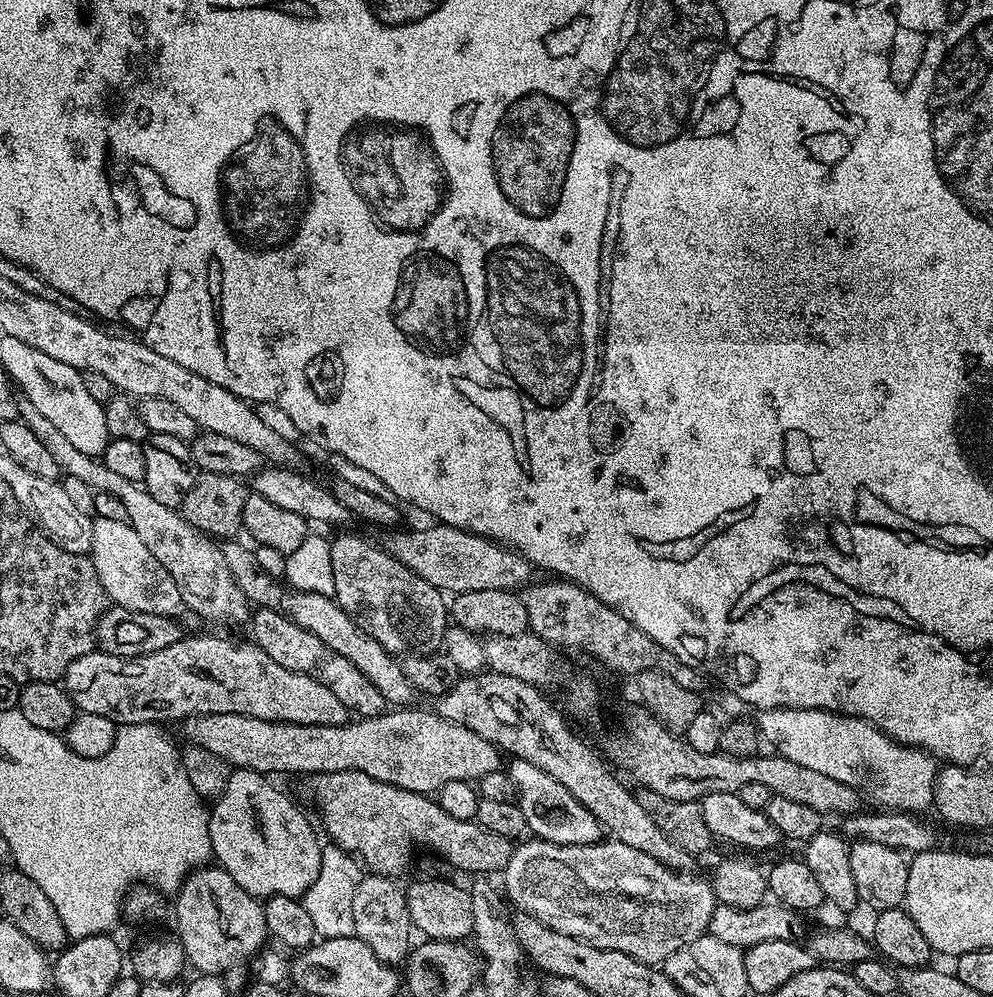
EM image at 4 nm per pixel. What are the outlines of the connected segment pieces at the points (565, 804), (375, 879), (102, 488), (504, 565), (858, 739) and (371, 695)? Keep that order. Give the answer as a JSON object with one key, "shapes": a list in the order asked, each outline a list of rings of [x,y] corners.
{"shapes":[[[[509,759],[506,771],[510,782],[516,788],[515,803],[519,804],[522,814],[528,823],[527,831],[535,839],[554,842],[562,846],[586,846],[587,844],[598,844],[602,840],[602,829],[598,818],[558,782],[558,778],[550,778],[546,770],[538,770],[534,762],[525,760]]],[[[365,875],[356,885],[351,926],[351,931],[359,940],[366,942],[366,946],[370,946],[370,950],[374,950],[382,962],[393,966],[399,965],[407,957],[410,951],[408,939],[414,936],[412,919],[404,897],[405,889],[399,888],[396,883],[395,879],[387,876]]],[[[20,400],[19,419],[23,420],[26,426],[30,426],[30,430],[38,434],[42,446],[46,446],[50,454],[54,454],[54,462],[58,462],[65,477],[78,478],[78,481],[84,482],[88,488],[96,492],[106,492],[118,498],[118,502],[122,502],[127,522],[138,532],[143,545],[162,562],[170,577],[174,578],[174,583],[184,599],[184,607],[189,613],[197,612],[202,619],[213,620],[216,624],[240,624],[249,619],[249,602],[242,590],[238,590],[238,582],[234,582],[234,574],[230,574],[230,566],[226,566],[220,548],[212,545],[215,543],[207,535],[188,524],[177,509],[162,506],[162,502],[156,501],[143,484],[126,482],[126,478],[106,470],[103,459],[82,454],[82,450],[75,448],[59,430],[54,430],[53,424],[47,418],[38,414],[34,402]]],[[[436,522],[431,526],[433,528],[424,528],[421,532],[393,531],[382,540],[382,547],[398,558],[402,566],[414,570],[418,578],[426,578],[426,582],[439,592],[459,594],[470,590],[520,590],[533,579],[534,565],[516,549],[449,524]]],[[[765,708],[754,723],[763,739],[773,744],[779,755],[818,770],[834,782],[859,790],[880,810],[920,814],[932,808],[932,791],[938,771],[936,757],[920,748],[908,748],[879,732],[857,716],[823,712],[817,708]]],[[[256,608],[250,616],[251,624],[251,639],[262,650],[266,650],[266,654],[270,654],[274,662],[286,666],[286,670],[306,674],[306,678],[314,678],[314,682],[322,682],[322,686],[332,691],[342,701],[342,706],[348,708],[349,713],[363,718],[378,716],[385,711],[386,701],[382,690],[378,690],[378,686],[374,686],[374,682],[370,682],[370,678],[366,678],[366,674],[362,674],[362,670],[358,670],[358,666],[354,666],[350,658],[342,658],[342,654],[330,650],[330,646],[326,646],[322,638],[314,638],[310,630],[302,630],[302,626],[269,608]]]]}

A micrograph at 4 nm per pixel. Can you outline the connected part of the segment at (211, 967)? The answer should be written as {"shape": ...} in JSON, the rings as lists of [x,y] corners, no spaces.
{"shape":[[[219,866],[198,868],[185,878],[184,884],[174,896],[174,916],[175,912],[175,935],[184,948],[185,961],[191,966],[193,964],[197,973],[227,977],[227,972],[236,972],[244,963],[248,964],[265,947],[264,940],[269,939],[263,903],[242,890],[242,886],[230,878],[227,870]]]}

